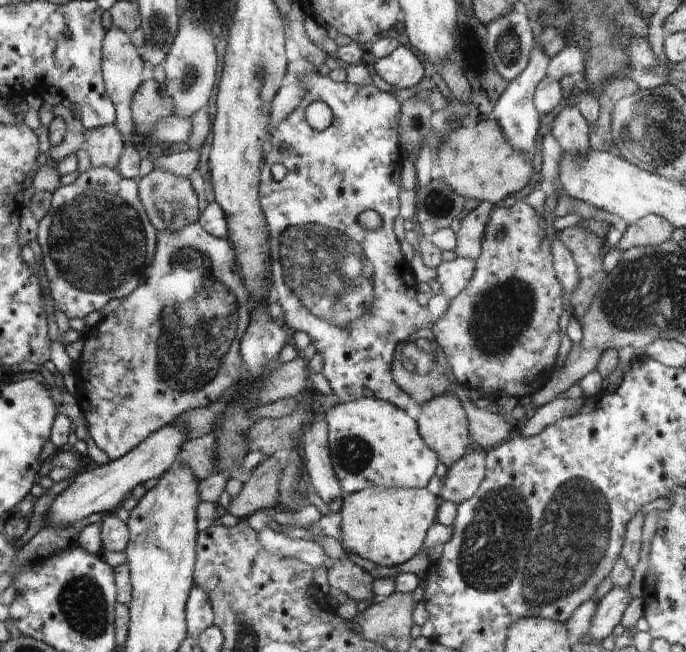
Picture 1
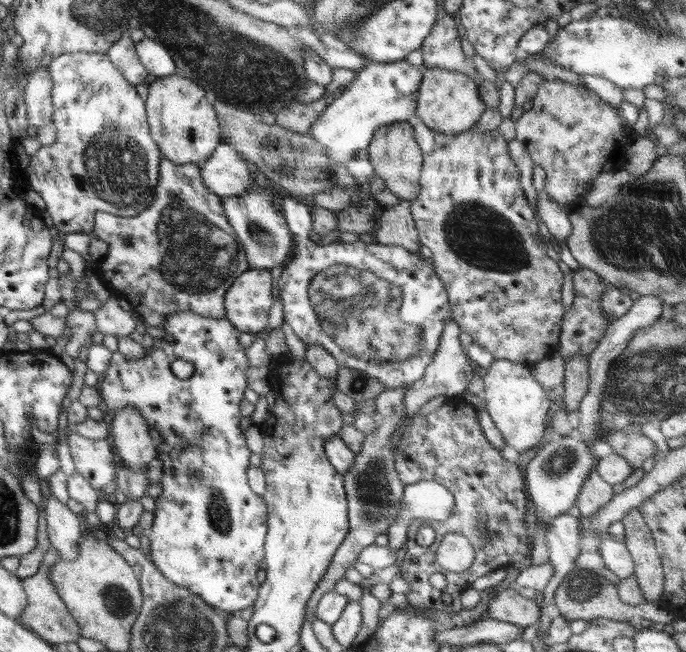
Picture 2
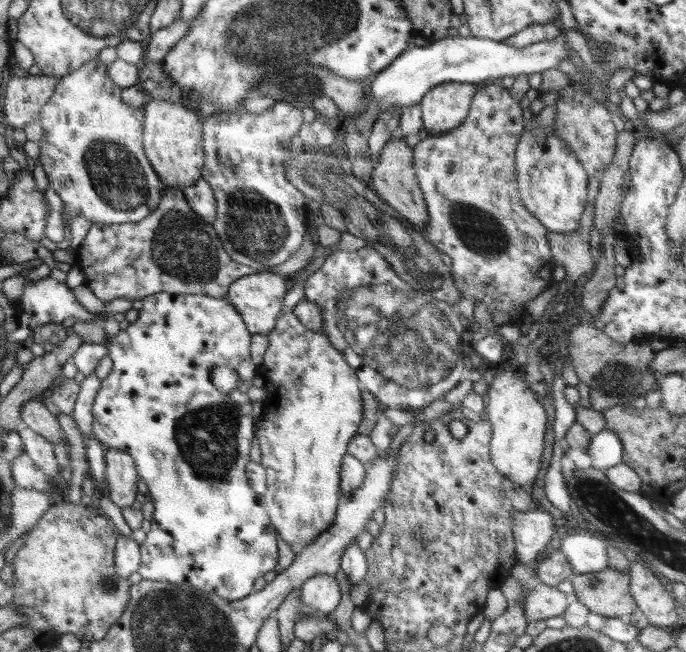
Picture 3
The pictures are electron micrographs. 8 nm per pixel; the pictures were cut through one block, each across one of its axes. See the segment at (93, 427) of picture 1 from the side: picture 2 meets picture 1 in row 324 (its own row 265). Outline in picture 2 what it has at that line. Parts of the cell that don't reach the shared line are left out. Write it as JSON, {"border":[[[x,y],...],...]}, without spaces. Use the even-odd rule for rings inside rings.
{"border":[[[162,154],[159,167],[159,181],[156,186],[157,189],[155,190],[154,200],[151,202],[150,207],[130,218],[112,215],[110,213],[98,213],[98,216],[95,217],[95,228],[91,232],[91,235],[98,240],[104,240],[109,246],[102,260],[98,261],[98,269],[96,270],[96,274],[102,282],[102,286],[105,285],[115,298],[124,298],[150,326],[160,327],[169,314],[178,314],[184,311],[192,311],[199,315],[208,315],[214,318],[224,317],[224,297],[227,290],[232,286],[236,277],[239,277],[243,272],[249,269],[244,251],[237,242],[235,230],[228,224],[228,219],[223,213],[221,197],[210,192],[207,188],[204,188],[202,175],[200,175],[200,168],[202,168],[202,164],[200,163],[194,164],[190,162],[188,164],[176,164],[165,158]]]}

